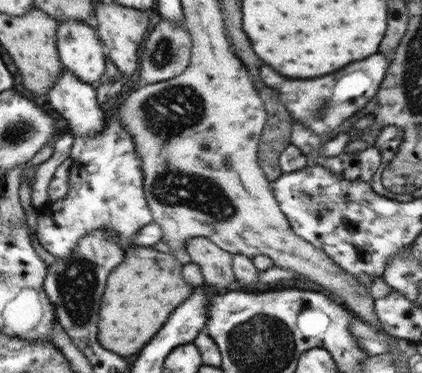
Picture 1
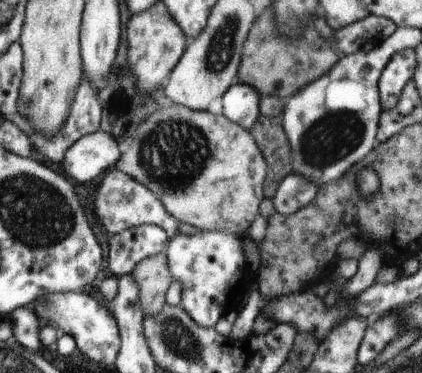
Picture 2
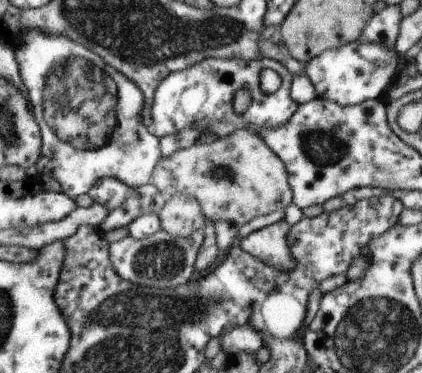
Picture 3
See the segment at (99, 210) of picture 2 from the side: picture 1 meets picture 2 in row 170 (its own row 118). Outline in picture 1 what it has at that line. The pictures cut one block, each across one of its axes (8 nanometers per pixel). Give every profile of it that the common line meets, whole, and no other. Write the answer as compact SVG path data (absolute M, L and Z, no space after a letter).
M117 114L107 120L107 126L95 138L75 138L69 150L69 190L63 200L47 202L37 216L39 244L55 258L67 260L77 248L77 242L93 230L109 230L127 250L135 246L135 232L153 222L153 214L143 194L141 158L135 152L131 134L121 128Z

